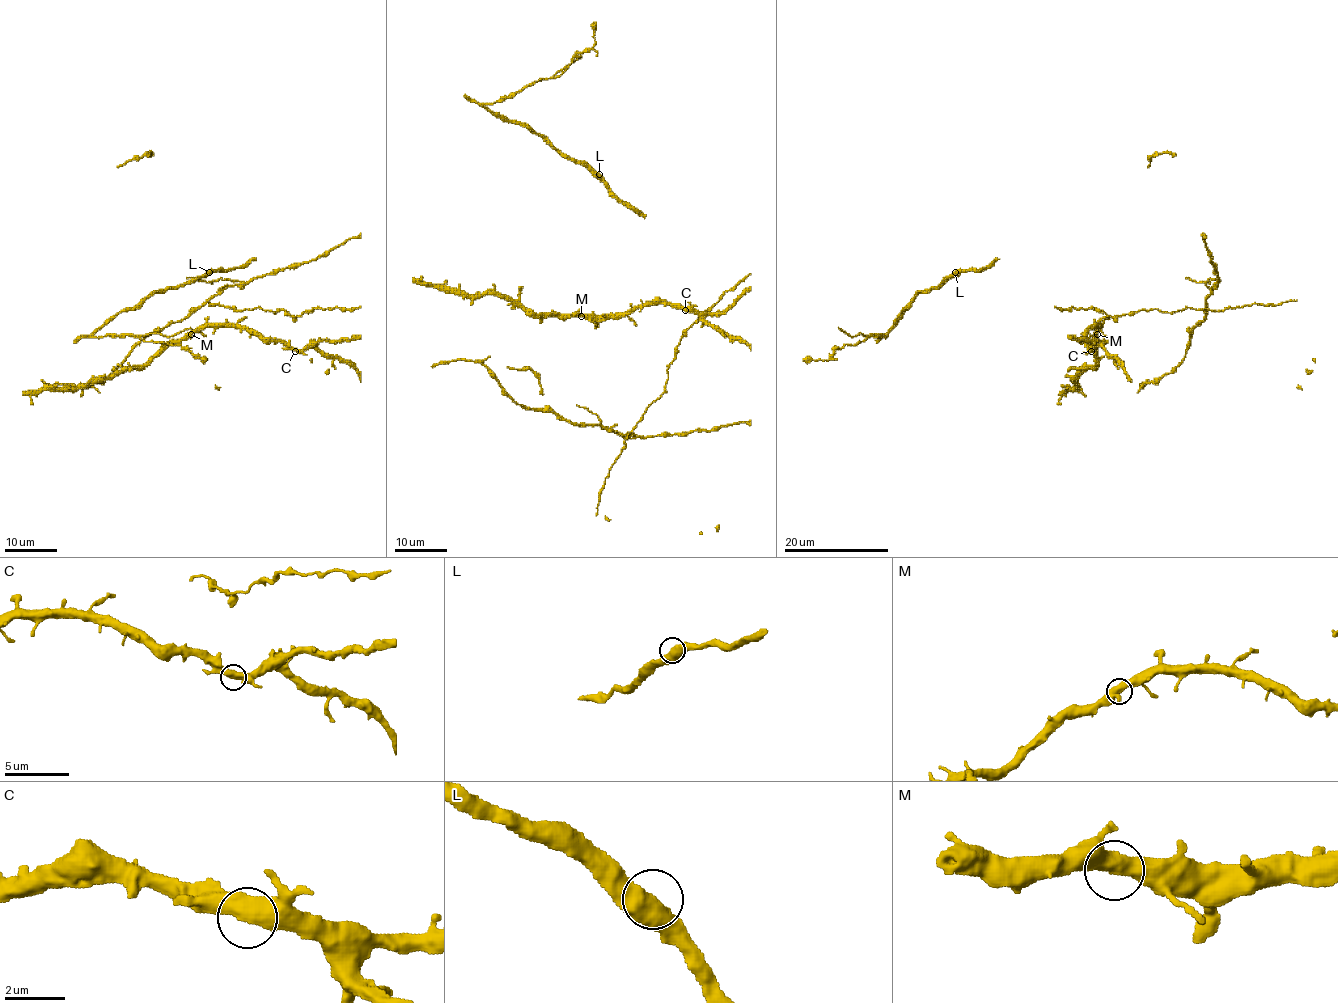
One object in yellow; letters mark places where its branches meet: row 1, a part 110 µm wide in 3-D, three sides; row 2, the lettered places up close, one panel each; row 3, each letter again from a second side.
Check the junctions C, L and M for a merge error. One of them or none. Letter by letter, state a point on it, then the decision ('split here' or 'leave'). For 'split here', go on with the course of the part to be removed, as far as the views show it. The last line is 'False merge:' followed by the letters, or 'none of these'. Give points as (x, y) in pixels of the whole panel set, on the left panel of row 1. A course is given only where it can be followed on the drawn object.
C: (295, 351) | leave
L: (209, 272) | leave
M: (191, 334) | leave
False merge: none of these

